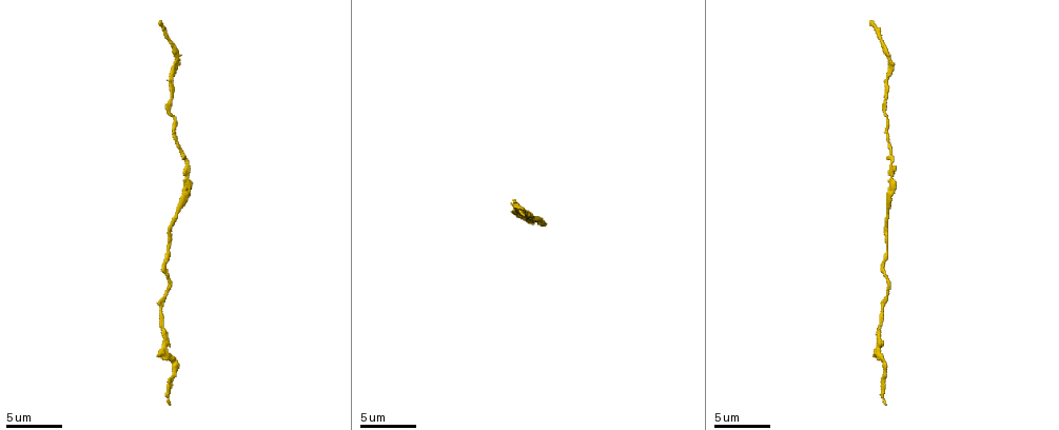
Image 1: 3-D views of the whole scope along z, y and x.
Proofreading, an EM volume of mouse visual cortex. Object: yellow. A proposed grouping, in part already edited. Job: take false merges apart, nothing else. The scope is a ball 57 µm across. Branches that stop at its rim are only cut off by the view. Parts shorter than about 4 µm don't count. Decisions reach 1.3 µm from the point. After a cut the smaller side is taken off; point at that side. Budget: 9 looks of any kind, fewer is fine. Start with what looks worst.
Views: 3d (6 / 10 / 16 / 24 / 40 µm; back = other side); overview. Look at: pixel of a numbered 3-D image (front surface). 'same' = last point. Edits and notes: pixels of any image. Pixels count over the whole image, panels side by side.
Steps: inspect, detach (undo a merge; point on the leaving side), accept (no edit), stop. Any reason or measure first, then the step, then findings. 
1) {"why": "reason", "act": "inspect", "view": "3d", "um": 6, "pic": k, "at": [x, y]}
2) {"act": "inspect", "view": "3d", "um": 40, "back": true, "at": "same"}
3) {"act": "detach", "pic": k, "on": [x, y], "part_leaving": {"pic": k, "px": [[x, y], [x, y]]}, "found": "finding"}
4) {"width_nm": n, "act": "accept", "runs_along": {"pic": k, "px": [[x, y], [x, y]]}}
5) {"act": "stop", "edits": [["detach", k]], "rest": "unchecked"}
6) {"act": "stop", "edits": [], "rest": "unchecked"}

{"why": "sudden change in width", "act": "inspect", "view": "3d", "um": 10, "pic": 1, "at": [883, 107]}

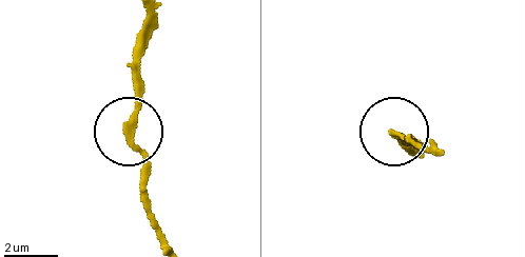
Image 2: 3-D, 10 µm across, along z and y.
{"act": "inspect", "view": "3d", "um": 6, "pic": 2, "at": [132, 126]}

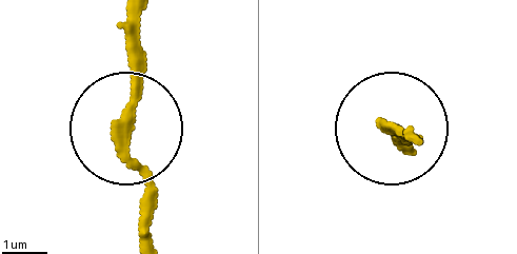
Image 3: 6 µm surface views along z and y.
{"width_nm": 220, "act": "accept", "runs_along": {"pic": 3, "px": [[154, 243], [154, 187], [131, 141], [131, 17]]}, "found": "one cell here"}

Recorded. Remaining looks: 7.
{"why": "calibre changes", "act": "inspect", "view": "3d", "um": 16, "pic": 1, "at": [185, 157]}

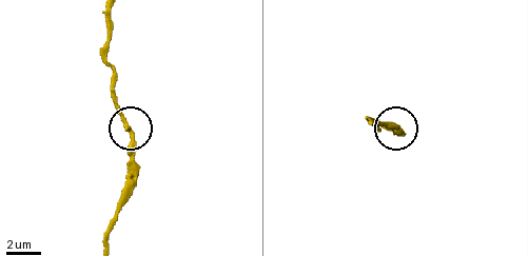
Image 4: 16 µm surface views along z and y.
{"act": "accept", "runs_along": {"pic": 4, "px": [[120, 207], [133, 136], [113, 91]]}, "found": "one cell here"}

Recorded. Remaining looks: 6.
{"act": "inspect", "view": "3d", "um": 6, "pic": 1, "at": [886, 208]}

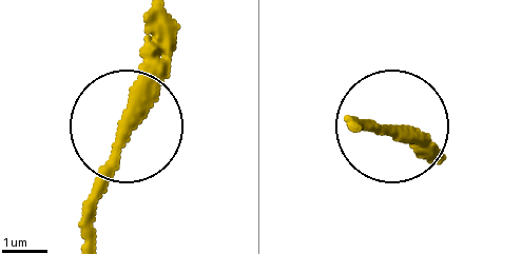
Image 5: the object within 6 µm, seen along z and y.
{"side_arm_um": 20, "act": "accept", "runs_along": {"pic": 5, "px": [[127, 133], [149, 12]]}, "found": "all the same cell"}

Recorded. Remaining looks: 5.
{"why": "sudden change in width", "act": "inspect", "view": "3d", "um": 6, "pic": 1, "at": [164, 331]}

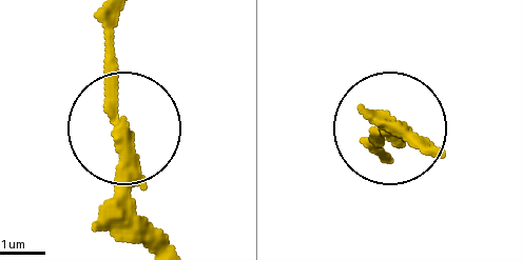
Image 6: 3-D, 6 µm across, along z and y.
{"width_nm": 260, "act": "accept", "found": "all the same cell"}

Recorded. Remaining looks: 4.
{"act": "stop", "edits": [], "rest": "unchecked"}

